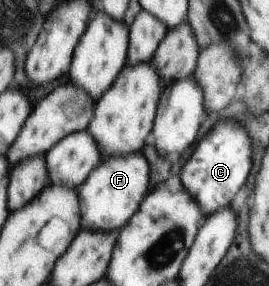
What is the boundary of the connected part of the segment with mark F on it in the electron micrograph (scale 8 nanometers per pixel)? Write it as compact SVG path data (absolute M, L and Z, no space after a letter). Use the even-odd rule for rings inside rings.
M126 153L104 158L77 186L80 197L80 229L110 233L119 231L134 215L144 200L148 185L148 165L142 153Z

